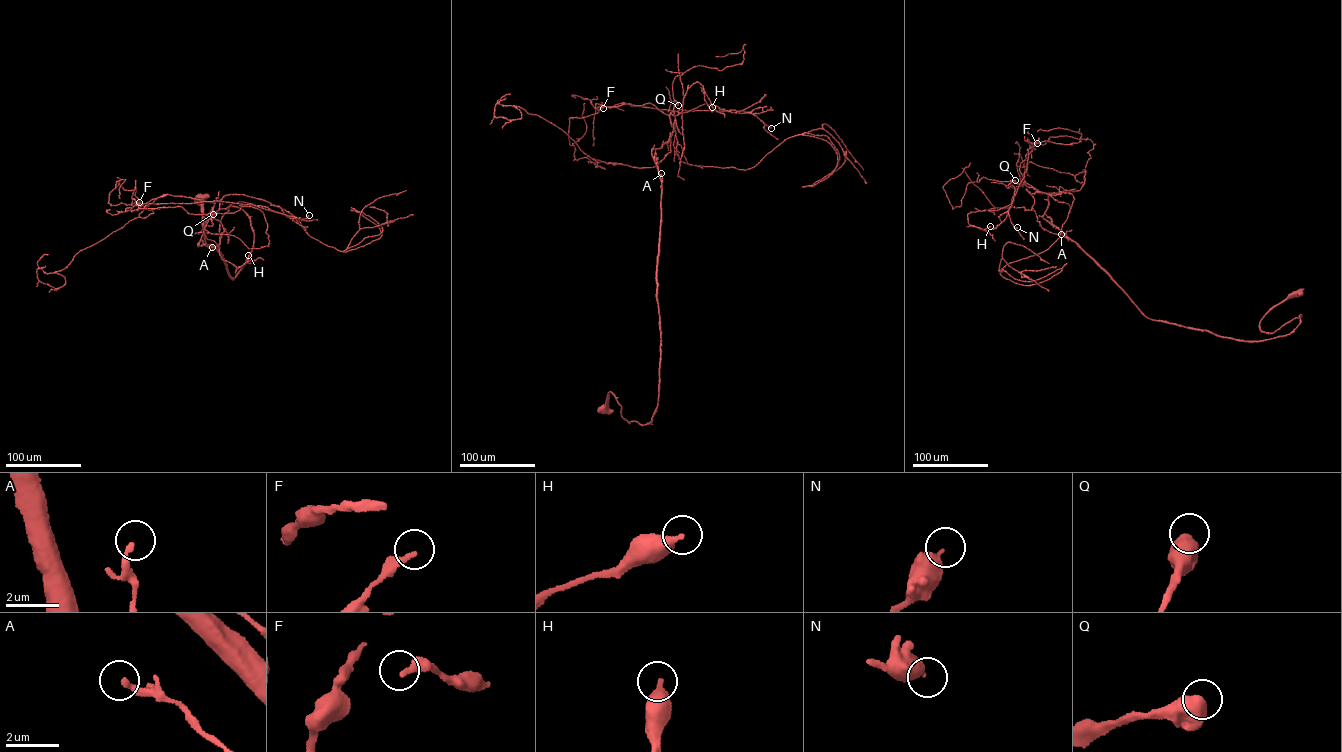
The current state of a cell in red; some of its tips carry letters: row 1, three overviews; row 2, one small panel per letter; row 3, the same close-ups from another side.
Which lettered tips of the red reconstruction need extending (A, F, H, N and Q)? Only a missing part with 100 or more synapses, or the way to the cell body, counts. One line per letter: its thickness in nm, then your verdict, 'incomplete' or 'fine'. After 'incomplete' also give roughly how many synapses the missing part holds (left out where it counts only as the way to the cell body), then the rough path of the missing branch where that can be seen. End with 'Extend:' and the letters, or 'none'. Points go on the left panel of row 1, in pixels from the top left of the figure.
A: 220 nm thick; fine
F: 200 nm thick; fine
H: 460 nm thick; fine
N: 420 nm thick; fine
Q: 800 nm thick; fine
Extend: none

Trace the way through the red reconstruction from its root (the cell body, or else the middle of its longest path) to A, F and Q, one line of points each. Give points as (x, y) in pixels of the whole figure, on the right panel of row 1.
A: (1298, 292), (1260, 323), (1273, 333), (1301, 314), (1289, 333), (1254, 341), (1222, 337), (1147, 318), (1061, 234)
F: (1298, 292), (1259, 327), (1299, 323), (1268, 340), (1147, 318), (1043, 217), (1083, 185), (1092, 142), (1037, 143)
Q: (1298, 292), (1259, 327), (1299, 323), (1268, 340), (1151, 319), (1043, 218), (1048, 194), (1015, 180)

